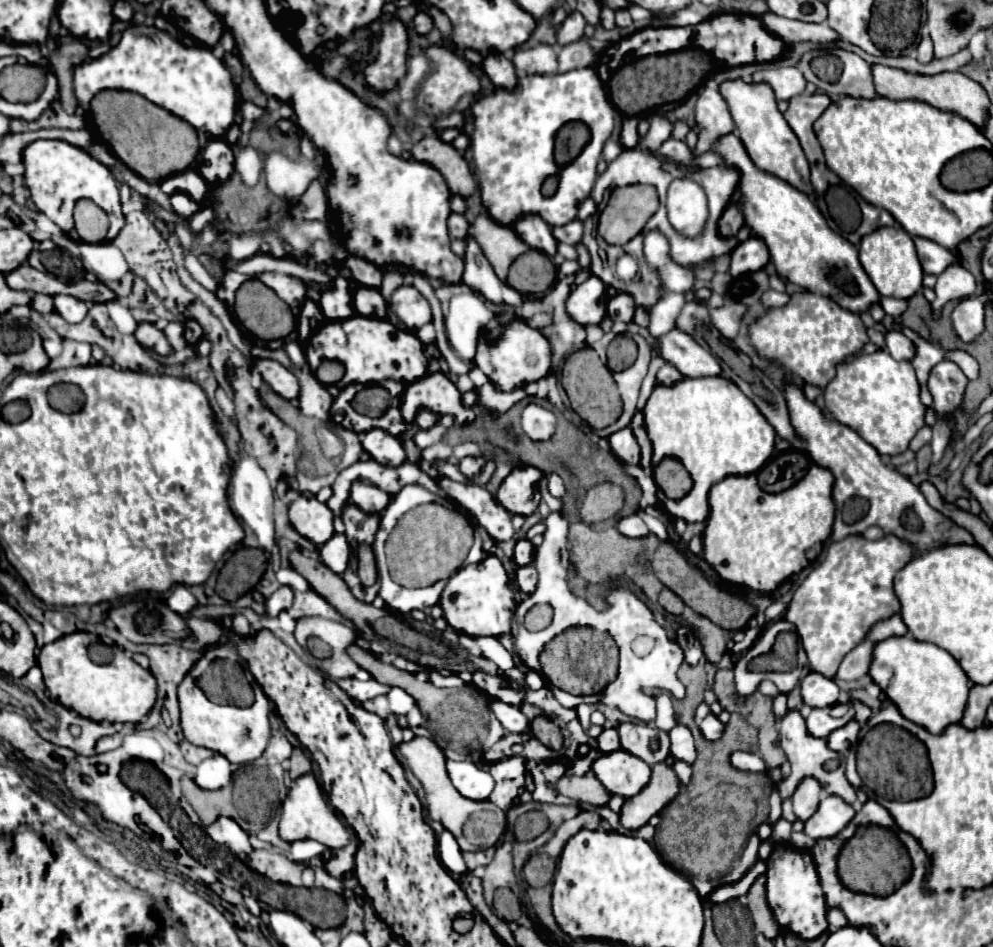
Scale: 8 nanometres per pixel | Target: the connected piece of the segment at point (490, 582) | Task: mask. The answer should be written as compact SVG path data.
M487 556L483 562L467 564L459 568L447 582L441 600L443 616L449 626L469 636L503 636L511 632L511 620L515 612L515 590L509 576L497 556Z

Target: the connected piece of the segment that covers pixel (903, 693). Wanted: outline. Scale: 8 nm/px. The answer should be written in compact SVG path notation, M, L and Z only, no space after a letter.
M911 634L887 638L875 644L875 656L869 674L907 720L923 726L931 734L943 734L947 726L959 724L965 714L971 680L959 662L947 650L935 644L919 642Z

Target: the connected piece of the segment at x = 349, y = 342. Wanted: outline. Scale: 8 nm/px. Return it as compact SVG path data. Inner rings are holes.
M353 316L343 322L329 322L311 338L307 350L319 354L308 359L313 372L321 364L322 358L339 360L345 366L345 376L341 380L343 386L351 382L375 384L387 378L395 382L411 384L427 376L427 368L429 368L429 360L423 352L423 342L413 332L397 330L389 320L379 320L379 318Z

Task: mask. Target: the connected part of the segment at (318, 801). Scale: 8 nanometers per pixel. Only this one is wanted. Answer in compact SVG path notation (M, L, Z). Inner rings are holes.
M303 774L295 780L289 796L285 798L281 806L281 822L279 822L279 836L287 842L297 842L297 840L317 840L329 848L343 848L349 842L349 832L343 826L343 822L337 818L337 814L327 806L321 788L315 780L313 774Z

